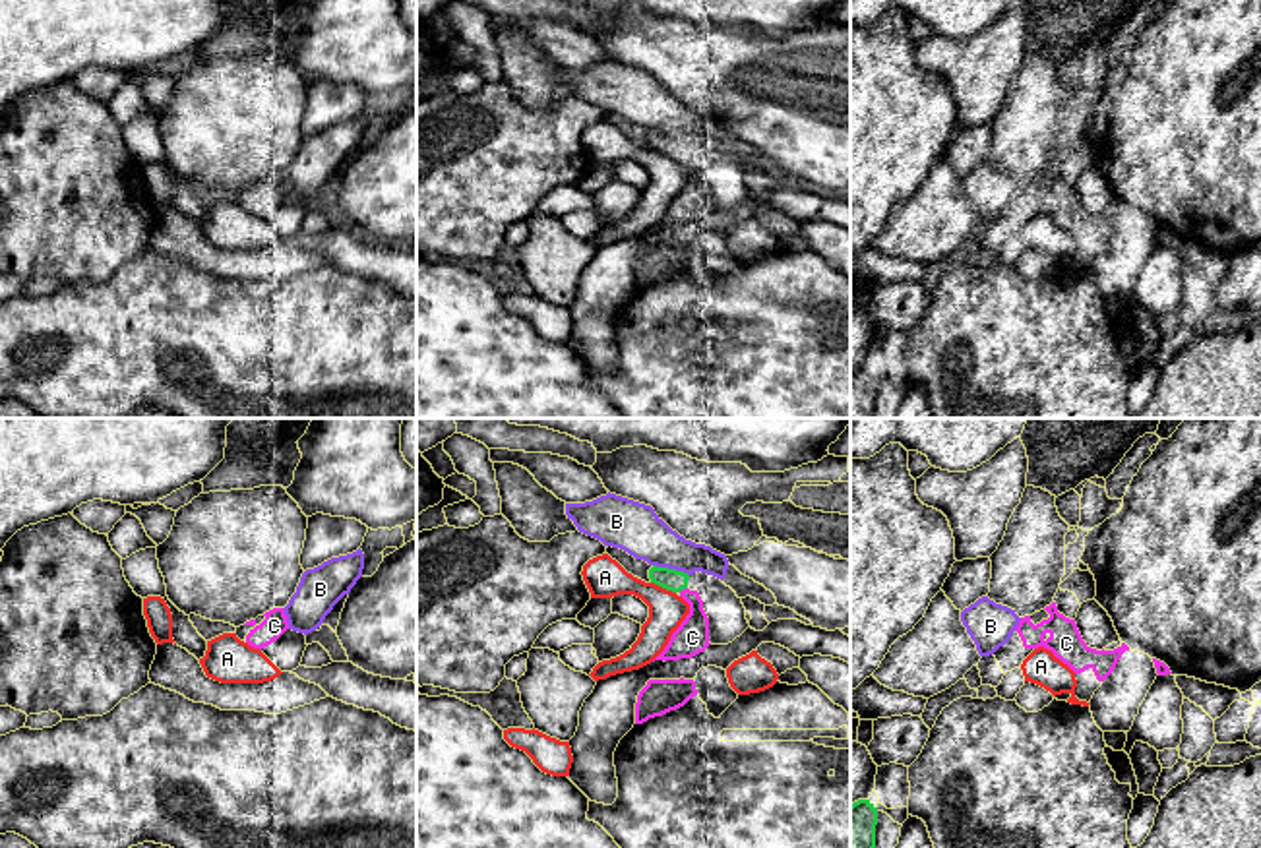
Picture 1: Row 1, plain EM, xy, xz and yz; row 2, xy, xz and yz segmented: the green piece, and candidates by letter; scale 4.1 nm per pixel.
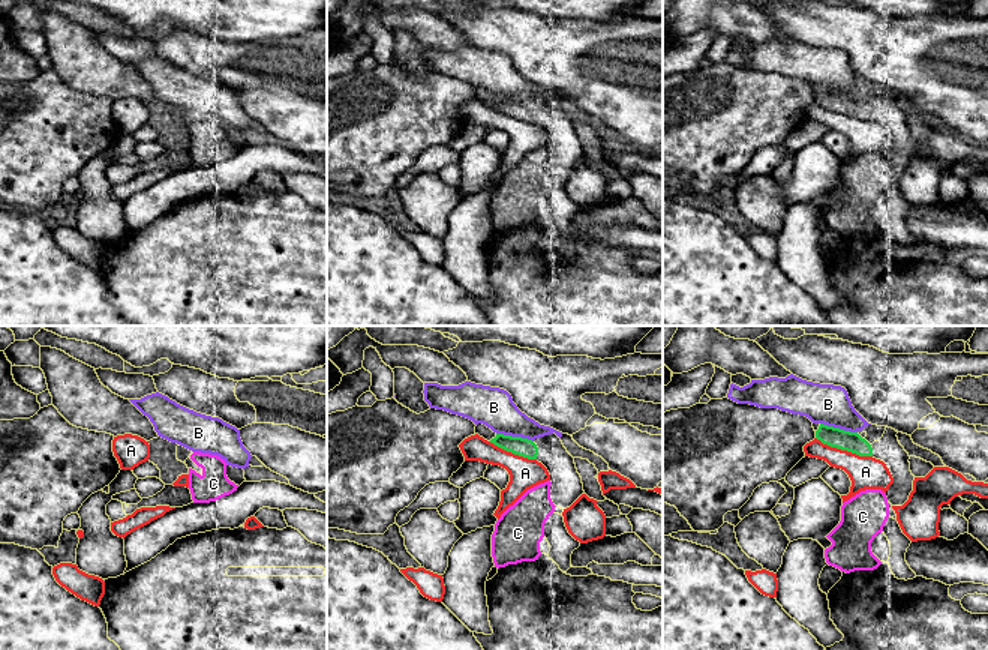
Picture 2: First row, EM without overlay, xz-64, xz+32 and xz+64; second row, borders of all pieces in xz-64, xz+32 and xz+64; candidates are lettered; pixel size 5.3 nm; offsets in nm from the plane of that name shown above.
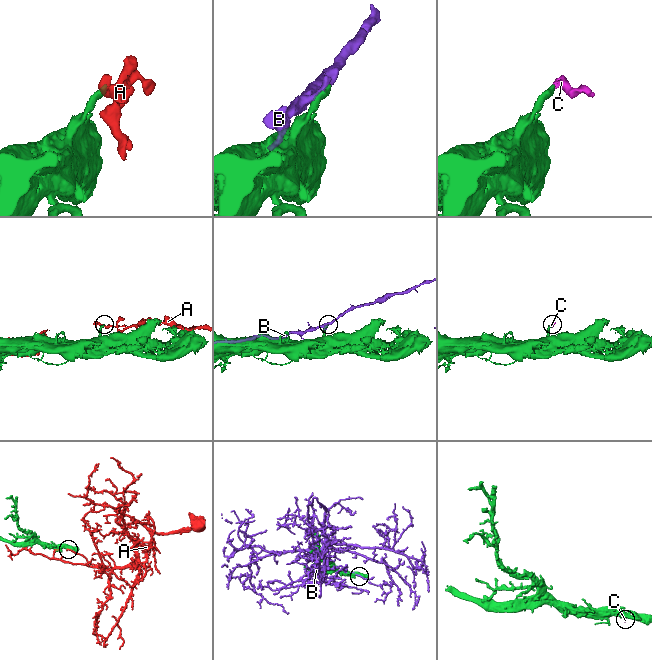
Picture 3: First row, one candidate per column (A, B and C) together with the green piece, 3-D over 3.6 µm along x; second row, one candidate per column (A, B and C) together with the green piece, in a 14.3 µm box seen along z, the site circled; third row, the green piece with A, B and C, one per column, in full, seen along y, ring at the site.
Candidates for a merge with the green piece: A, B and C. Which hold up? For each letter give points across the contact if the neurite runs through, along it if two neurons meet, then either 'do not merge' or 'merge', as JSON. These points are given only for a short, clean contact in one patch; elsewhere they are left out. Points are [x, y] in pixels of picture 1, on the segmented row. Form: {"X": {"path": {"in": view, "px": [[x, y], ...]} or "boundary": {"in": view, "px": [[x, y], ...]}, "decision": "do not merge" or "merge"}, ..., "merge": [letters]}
{"A": {"decision": "do not merge"}, "B": {"decision": "do not merge"}, "C": {"decision": "merge"}, "merge": ["C"]}

